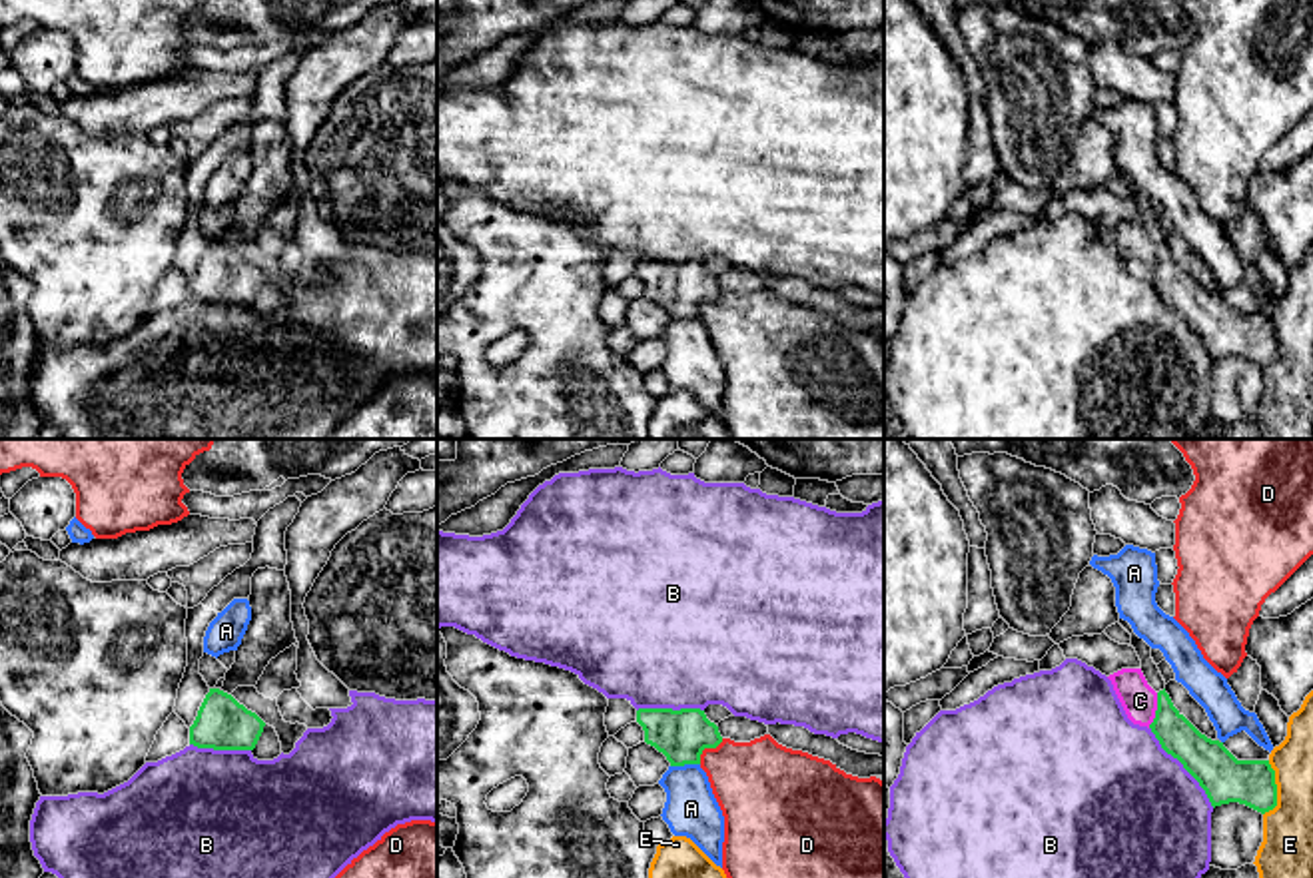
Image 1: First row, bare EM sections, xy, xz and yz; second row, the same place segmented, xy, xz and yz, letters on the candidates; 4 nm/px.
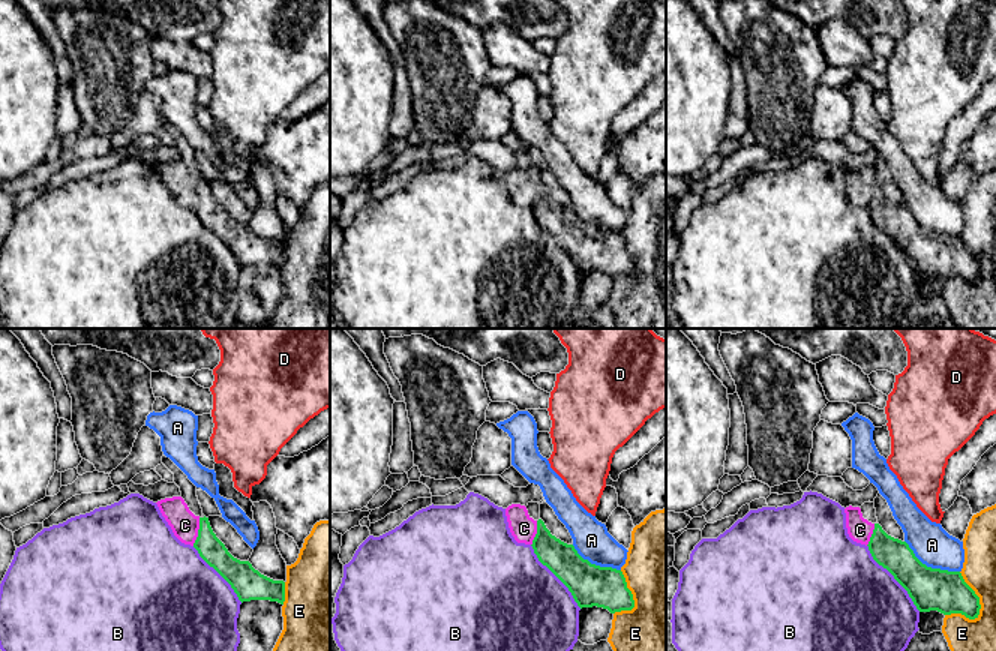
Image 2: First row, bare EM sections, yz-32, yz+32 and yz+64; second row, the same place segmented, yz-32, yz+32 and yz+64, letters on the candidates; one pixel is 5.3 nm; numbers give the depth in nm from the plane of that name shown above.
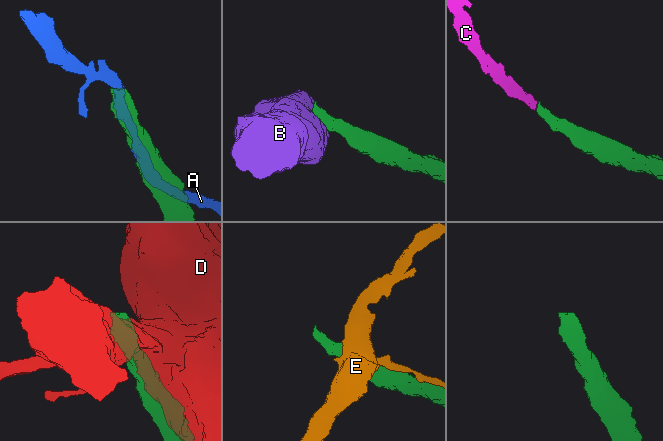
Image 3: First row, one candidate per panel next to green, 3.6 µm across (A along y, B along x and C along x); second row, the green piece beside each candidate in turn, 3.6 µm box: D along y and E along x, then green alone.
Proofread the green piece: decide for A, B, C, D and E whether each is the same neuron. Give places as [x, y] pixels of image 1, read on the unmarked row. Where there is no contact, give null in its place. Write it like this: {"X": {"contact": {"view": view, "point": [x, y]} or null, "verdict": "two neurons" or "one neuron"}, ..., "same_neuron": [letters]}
{"A": {"contact": {"view": "xz", "point": [685, 316]}, "verdict": "two neurons"}, "B": {"contact": {"view": "yz", "point": [1184, 320]}, "verdict": "two neurons"}, "C": {"contact": {"view": "yz", "point": [1156, 264]}, "verdict": "one neuron"}, "D": {"contact": {"view": "xz", "point": [707, 300]}, "verdict": "two neurons"}, "E": {"contact": {"view": "yz", "point": [1276, 342]}, "verdict": "two neurons"}, "same_neuron": ["C"]}

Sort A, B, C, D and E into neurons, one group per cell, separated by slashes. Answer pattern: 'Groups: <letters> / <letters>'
Groups: A / B / C / D / E

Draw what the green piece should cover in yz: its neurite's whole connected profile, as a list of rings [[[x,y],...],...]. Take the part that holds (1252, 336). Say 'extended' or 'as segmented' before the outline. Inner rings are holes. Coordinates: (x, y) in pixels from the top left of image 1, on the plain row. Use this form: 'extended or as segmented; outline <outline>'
extended; outline [[[1121,221],[1107,231],[1127,271],[1155,287],[1161,301],[1199,335],[1213,361],[1239,355],[1265,367],[1277,359],[1269,313],[1237,313],[1223,295],[1201,287],[1173,259],[1165,241],[1155,245],[1141,221]]]

